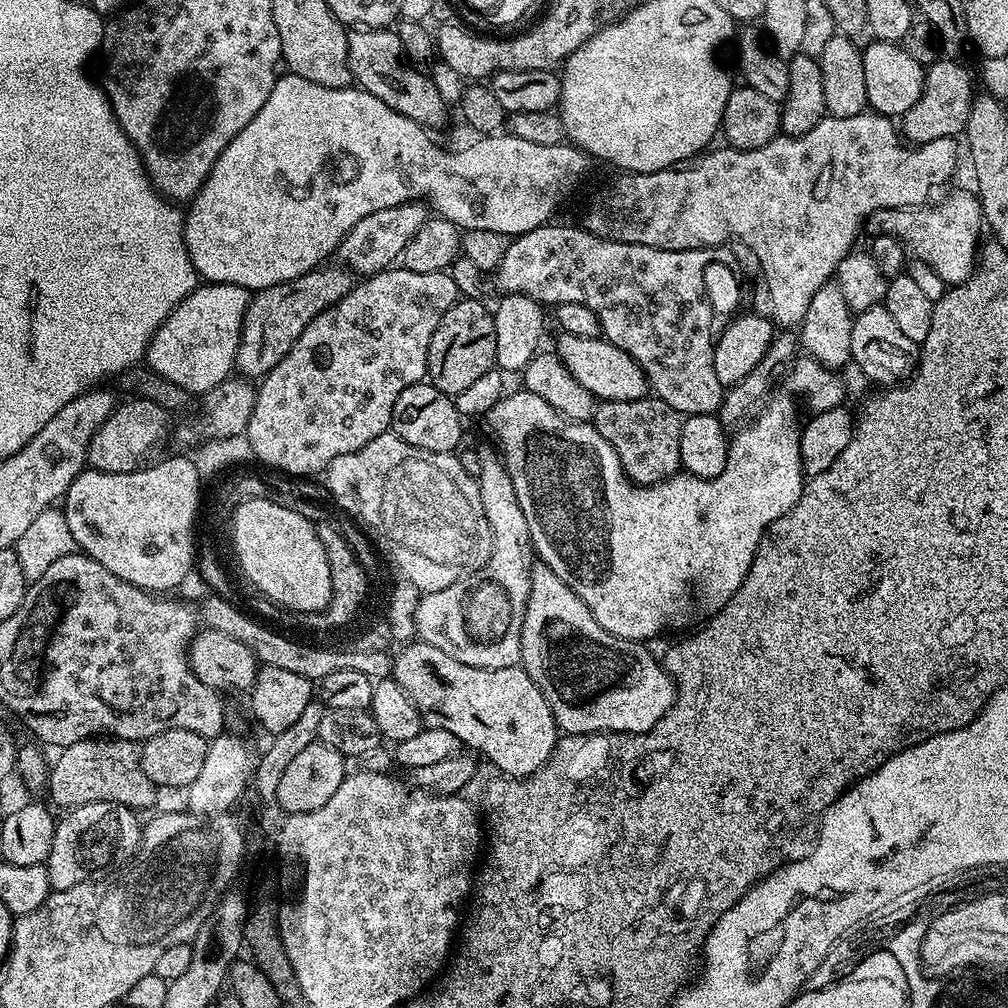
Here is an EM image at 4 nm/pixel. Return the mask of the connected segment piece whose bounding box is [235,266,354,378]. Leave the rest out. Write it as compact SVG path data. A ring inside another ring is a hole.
M321 266L290 282L259 289L249 299L240 331L240 345L236 351L235 371L241 377L263 378L267 372L274 370L274 366L278 366L278 362L290 354L302 330L306 330L306 326L310 326L318 314L337 304L352 289L354 276L347 267L328 267Z

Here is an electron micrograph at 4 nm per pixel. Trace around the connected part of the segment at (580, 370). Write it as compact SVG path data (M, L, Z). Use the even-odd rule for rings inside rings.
M561 335L555 351L560 360L570 370L570 374L582 385L597 401L605 400L641 400L649 395L648 379L624 350L618 350L608 340L603 338L578 338L577 336Z

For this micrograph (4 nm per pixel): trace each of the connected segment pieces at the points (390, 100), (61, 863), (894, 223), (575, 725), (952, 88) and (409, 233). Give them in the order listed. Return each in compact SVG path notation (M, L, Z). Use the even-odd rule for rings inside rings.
M361 28L348 32L348 65L352 79L365 92L382 98L386 106L398 110L423 128L435 130L448 120L450 105L438 94L431 75L424 76L419 67L413 66L405 59L404 47L395 31L382 28Z
M114 802L78 804L57 819L54 842L47 858L50 886L65 892L79 884L95 882L125 867L140 849L142 820L133 809Z
M971 191L968 192L952 192L945 200L937 199L931 206L879 208L868 216L867 231L898 238L911 255L913 252L922 263L929 264L937 278L945 280L945 285L958 284L962 274L971 273L977 267L978 249L982 244L980 202Z
M533 563L530 594L522 618L520 664L524 673L542 690L552 708L556 727L570 736L593 736L595 732L648 732L670 711L676 701L676 686L663 663L647 652L643 643L623 640L598 626L586 602L550 570L550 566Z
M956 58L935 60L927 65L924 89L918 102L914 102L914 106L910 106L910 110L906 110L906 114L902 117L903 139L909 145L915 146L934 142L934 138L959 137L959 132L961 135L968 127L973 99L972 76L968 73L967 66L959 64Z
M420 202L390 206L386 210L374 210L374 214L366 214L362 222L354 222L346 238L342 238L342 242L336 247L335 255L340 256L339 263L351 269L357 277L367 278L384 272L403 257L406 242L410 242L410 238L414 238L414 234L422 230L429 218L429 209Z

